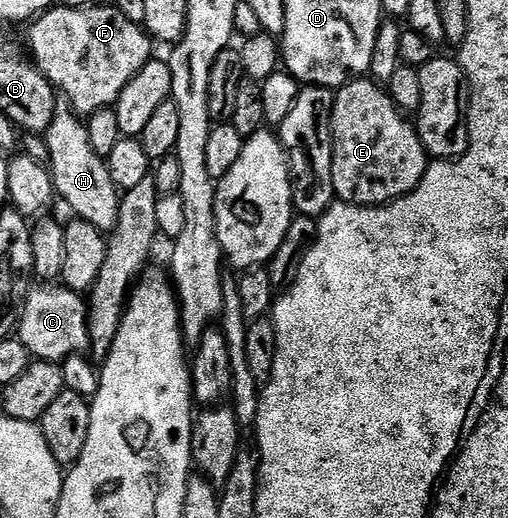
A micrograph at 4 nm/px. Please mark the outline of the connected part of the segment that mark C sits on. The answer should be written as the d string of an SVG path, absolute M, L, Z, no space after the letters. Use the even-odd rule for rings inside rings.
M56 283L49 285L49 289L29 288L18 314L18 339L33 358L60 363L71 353L83 354L87 350L88 310L81 294Z

